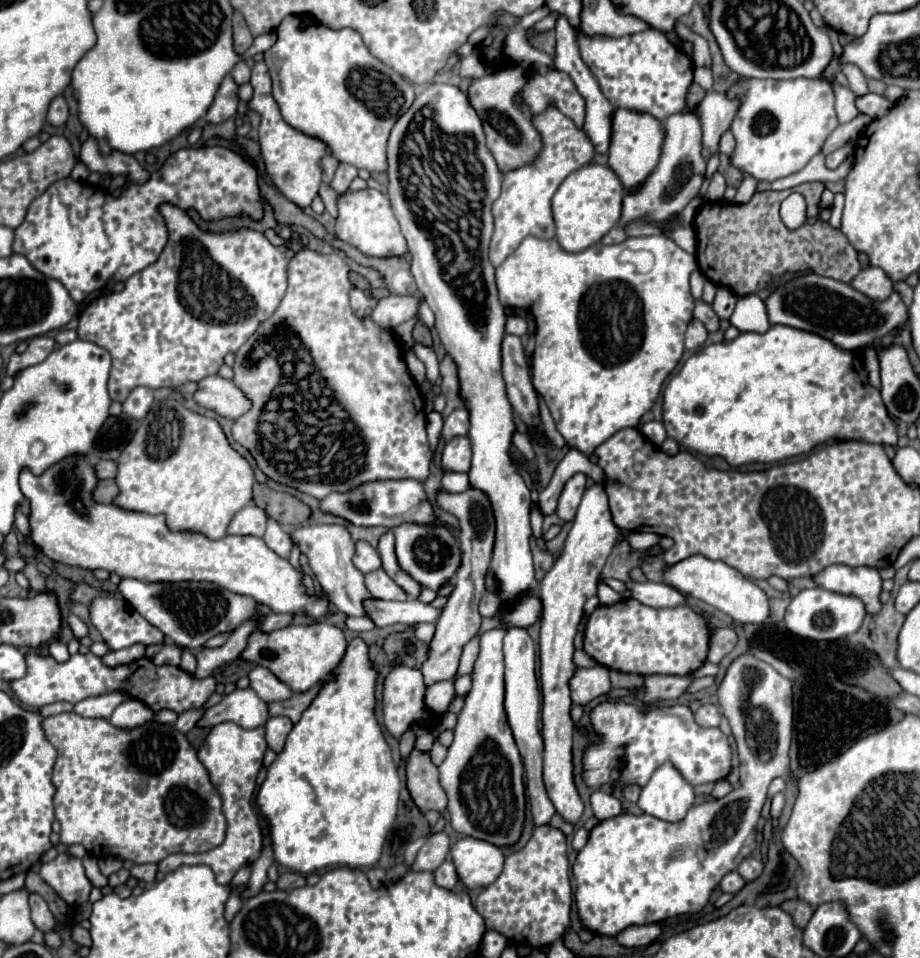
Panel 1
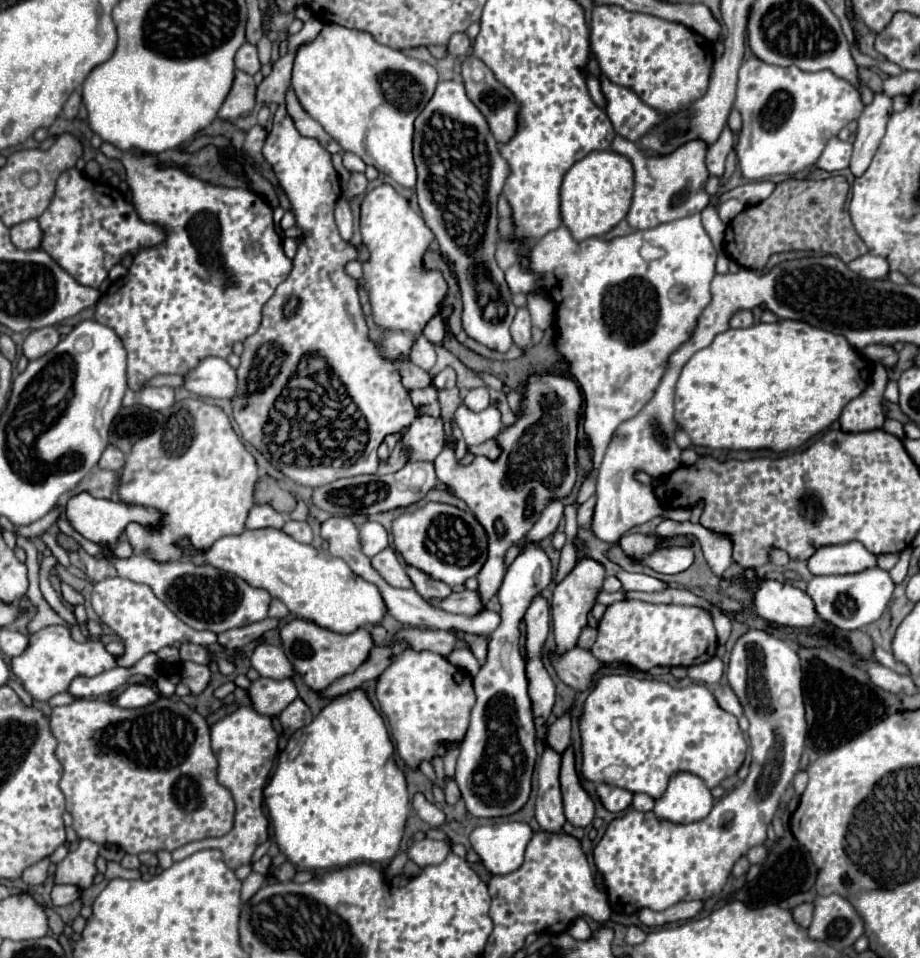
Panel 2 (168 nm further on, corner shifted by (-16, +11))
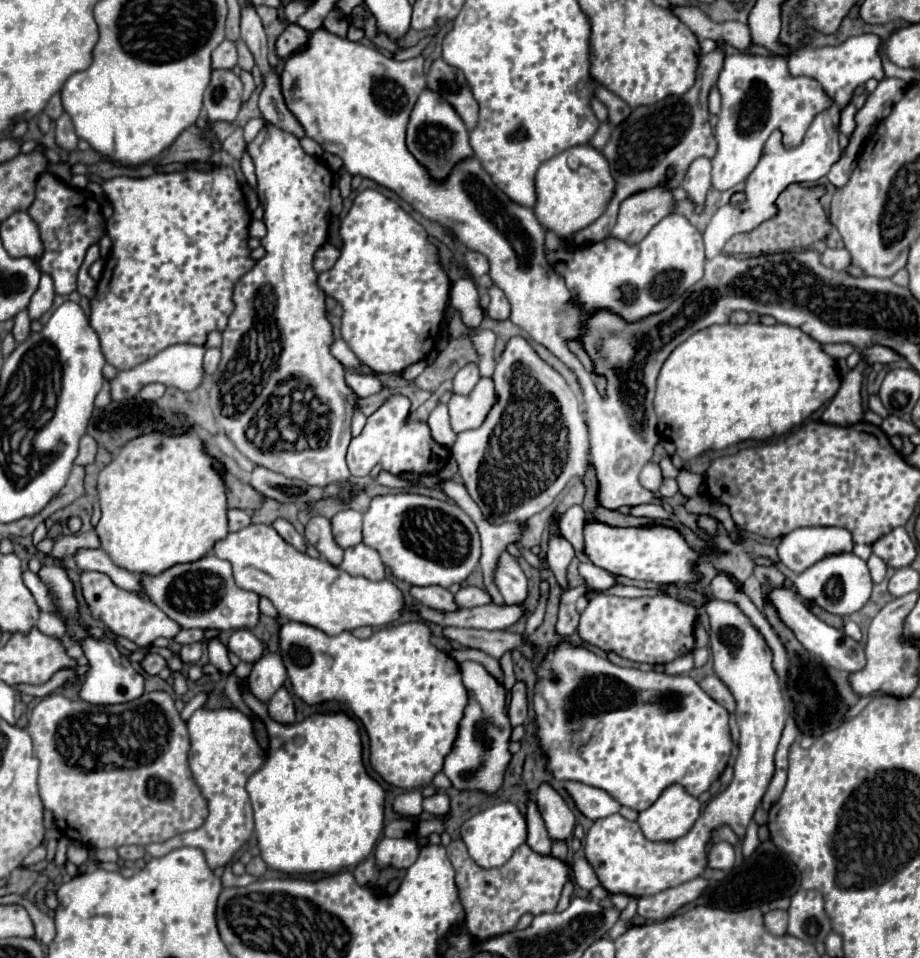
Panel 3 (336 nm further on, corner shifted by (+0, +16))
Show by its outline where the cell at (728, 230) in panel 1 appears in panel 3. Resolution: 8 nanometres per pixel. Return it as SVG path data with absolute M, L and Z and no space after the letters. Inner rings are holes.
M792 184L788 186L782 194L780 200L776 202L780 212L778 216L774 216L772 220L764 222L760 228L748 232L748 234L740 234L740 236L732 236L732 240L726 242L724 252L726 254L752 254L752 256L760 256L760 254L774 254L774 252L788 252L788 250L800 250L800 248L808 248L818 240L826 240L826 244L830 248L842 248L842 236L840 232L830 224L830 220L826 218L826 212L822 210L818 198L824 194L824 188L802 188L800 184Z

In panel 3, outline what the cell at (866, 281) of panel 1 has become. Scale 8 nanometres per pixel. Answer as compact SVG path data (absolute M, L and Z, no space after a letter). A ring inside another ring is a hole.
M826 248L820 256L820 262L826 266L826 268L832 268L832 270L846 270L850 266L850 256L848 252L842 248L842 250L834 250L834 248Z

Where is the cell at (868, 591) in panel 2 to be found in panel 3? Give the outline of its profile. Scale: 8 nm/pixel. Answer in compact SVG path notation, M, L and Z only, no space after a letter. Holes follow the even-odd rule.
M854 552L824 556L822 560L818 560L814 566L804 570L802 574L794 574L790 570L784 570L784 574L786 574L786 578L790 578L790 582L794 584L794 588L798 590L798 594L802 598L806 598L838 616L858 612L868 602L870 592L872 592L872 578L870 578L868 566Z

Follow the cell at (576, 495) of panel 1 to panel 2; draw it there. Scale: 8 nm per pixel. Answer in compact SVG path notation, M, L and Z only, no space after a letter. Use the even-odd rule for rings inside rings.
M588 499L586 503L582 503L582 505L578 507L578 525L580 525L580 527L590 529L590 521L592 521L594 505L596 505L596 501L594 501L594 499Z

